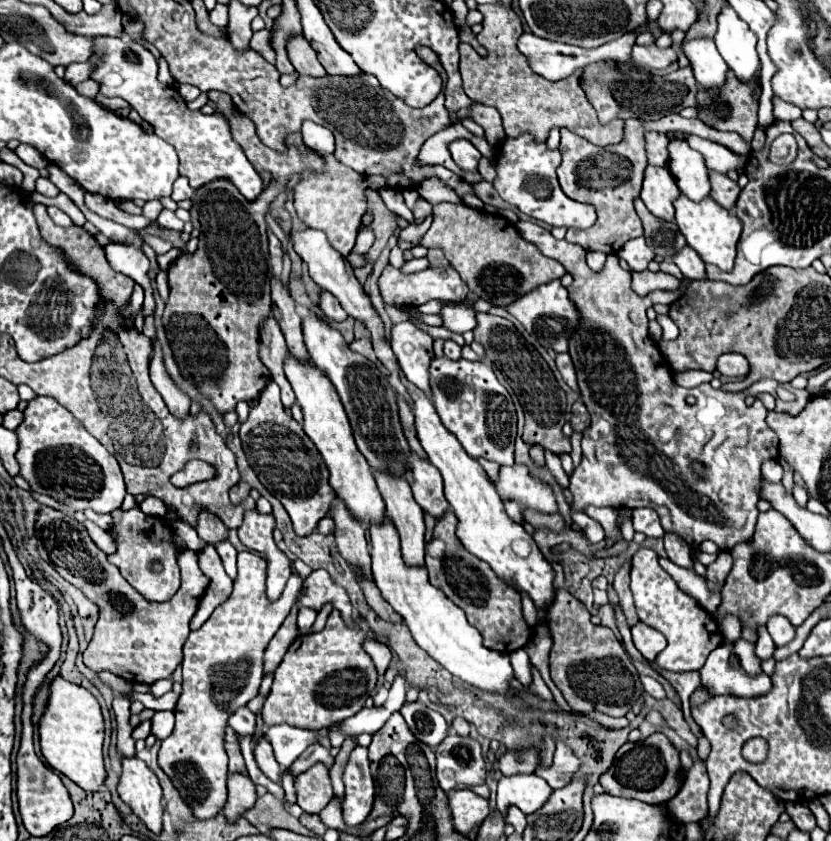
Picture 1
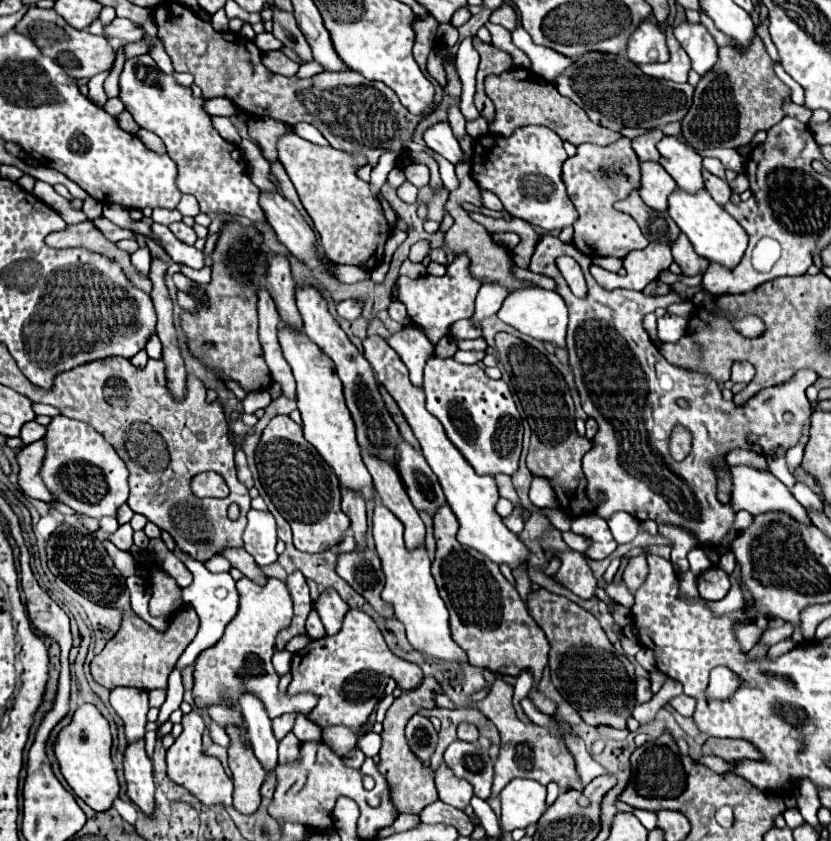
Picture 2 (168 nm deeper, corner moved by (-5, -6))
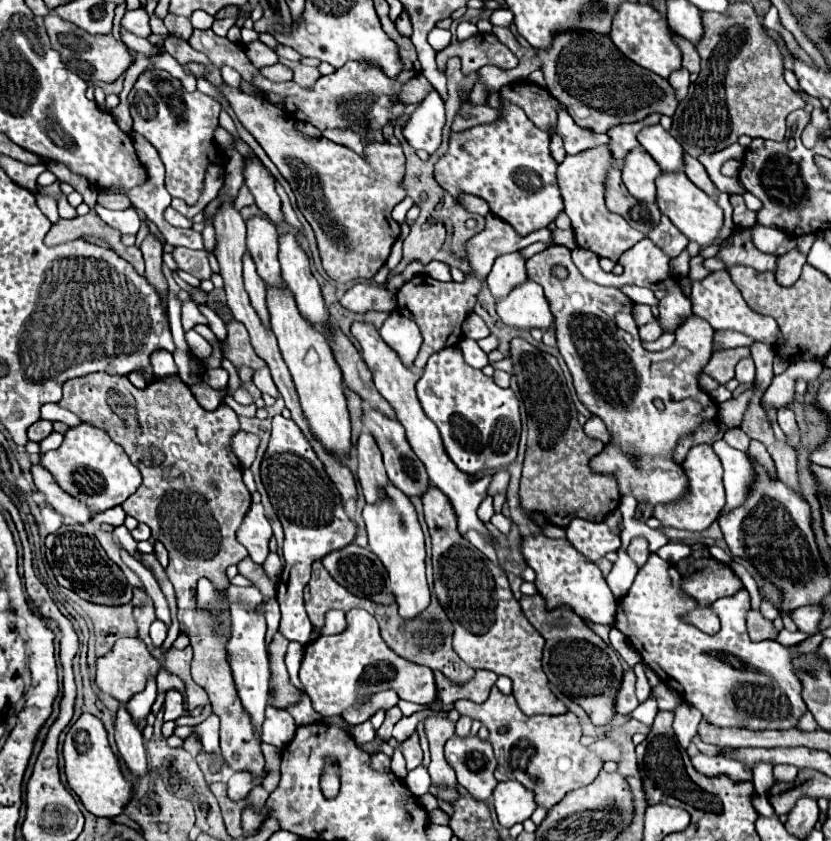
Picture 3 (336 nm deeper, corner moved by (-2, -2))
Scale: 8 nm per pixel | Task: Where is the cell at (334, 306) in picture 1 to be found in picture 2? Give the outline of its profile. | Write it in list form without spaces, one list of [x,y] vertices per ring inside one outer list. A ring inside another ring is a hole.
[[[355,299],[341,301],[341,303],[337,305],[337,313],[339,313],[339,317],[343,317],[343,319],[347,319],[347,321],[353,321],[353,319],[357,319],[357,317],[361,315],[361,303],[355,301]]]

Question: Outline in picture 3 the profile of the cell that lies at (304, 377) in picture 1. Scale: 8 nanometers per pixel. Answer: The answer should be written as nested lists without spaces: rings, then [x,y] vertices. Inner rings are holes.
[[[268,287],[266,303],[268,303],[268,313],[270,313],[270,327],[278,339],[280,353],[290,369],[292,381],[300,397],[300,405],[304,409],[306,421],[314,437],[320,443],[324,443],[324,447],[328,447],[330,453],[342,459],[348,459],[348,451],[352,447],[350,417],[346,409],[346,397],[342,393],[342,371],[338,363],[334,361],[328,339],[318,339],[324,335],[300,315],[296,301],[292,299],[292,293],[286,291],[286,287]]]

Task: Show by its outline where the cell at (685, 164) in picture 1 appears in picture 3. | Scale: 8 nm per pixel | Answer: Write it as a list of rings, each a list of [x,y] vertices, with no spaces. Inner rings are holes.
[[[650,125],[638,133],[640,145],[652,155],[662,171],[682,171],[682,147],[662,125]]]

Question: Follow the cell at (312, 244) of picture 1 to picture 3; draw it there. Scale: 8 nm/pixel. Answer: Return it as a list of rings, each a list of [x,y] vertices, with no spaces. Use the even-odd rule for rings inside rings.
[[[244,157],[244,183],[254,195],[258,209],[274,223],[282,223],[284,215],[280,211],[280,197],[276,193],[276,179],[256,157]]]

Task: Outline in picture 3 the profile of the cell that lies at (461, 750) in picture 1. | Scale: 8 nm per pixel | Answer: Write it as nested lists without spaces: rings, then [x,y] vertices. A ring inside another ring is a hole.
[[[452,737],[446,743],[446,761],[460,785],[478,801],[488,801],[496,787],[496,759],[490,741],[478,737]]]

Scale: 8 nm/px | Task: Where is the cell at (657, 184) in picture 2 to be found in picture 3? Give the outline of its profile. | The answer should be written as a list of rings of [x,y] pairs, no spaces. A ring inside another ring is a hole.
[[[632,149],[622,161],[622,181],[632,197],[652,203],[656,199],[656,177],[660,175],[658,163],[642,149]]]

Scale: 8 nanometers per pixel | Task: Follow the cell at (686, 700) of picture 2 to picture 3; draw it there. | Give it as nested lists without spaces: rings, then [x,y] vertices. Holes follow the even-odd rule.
[[[660,683],[658,687],[652,687],[650,695],[656,699],[658,709],[666,709],[666,711],[674,711],[680,701],[680,695],[676,691],[672,691],[670,687],[666,687],[664,683]]]

